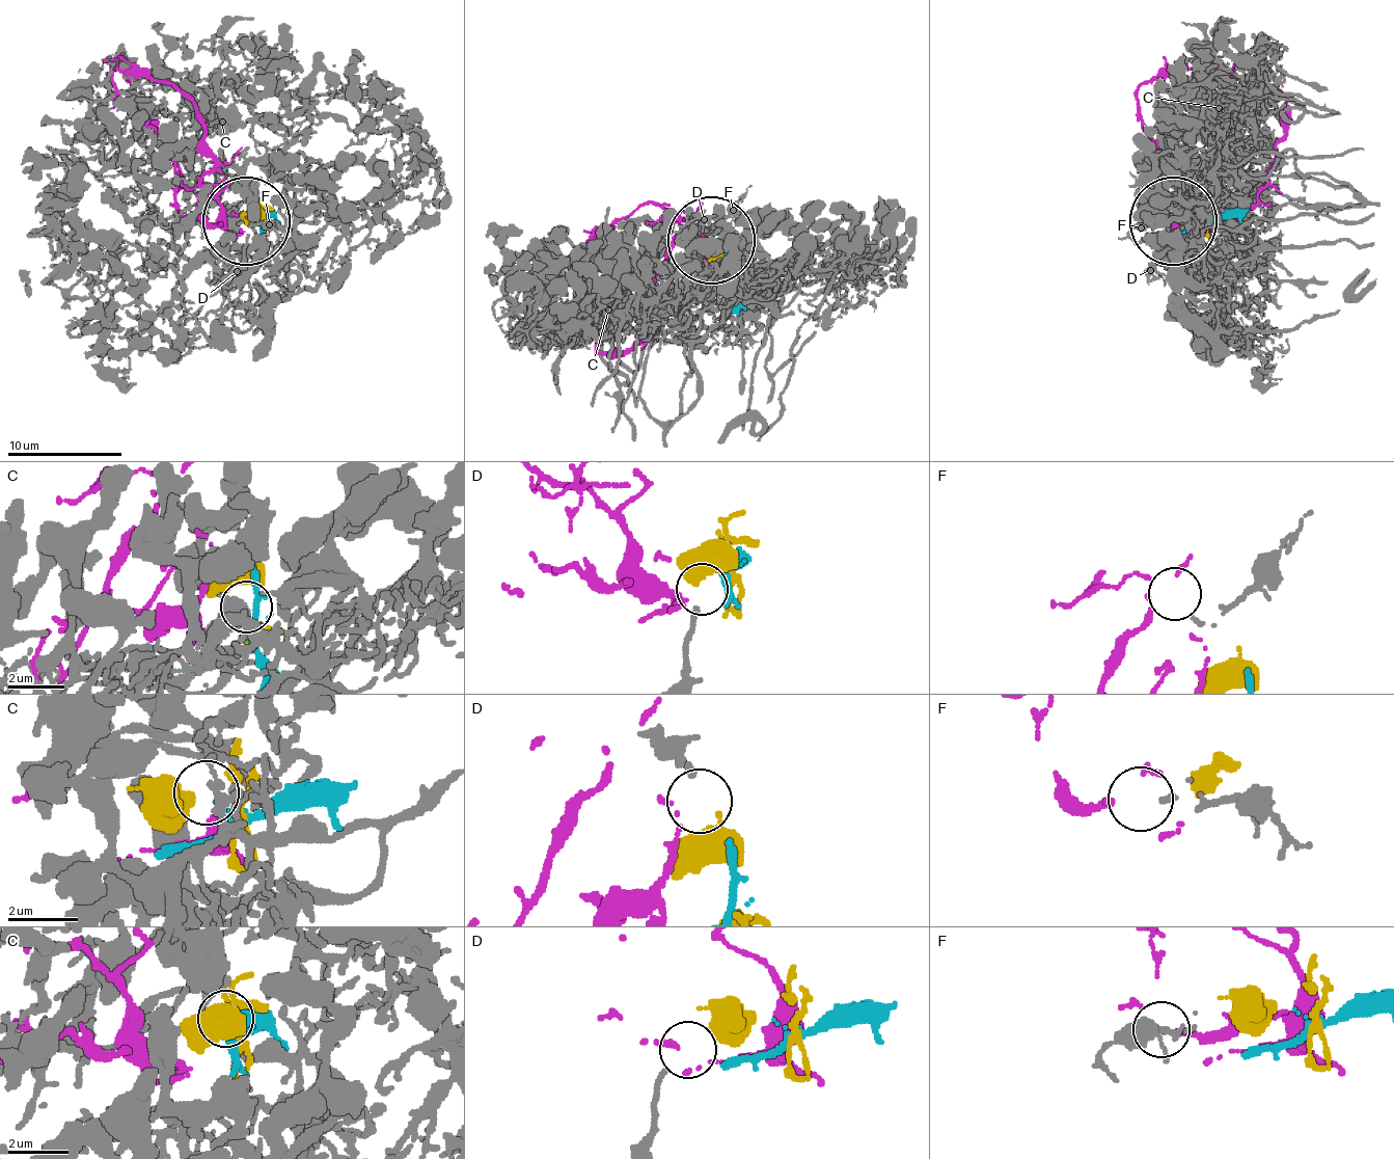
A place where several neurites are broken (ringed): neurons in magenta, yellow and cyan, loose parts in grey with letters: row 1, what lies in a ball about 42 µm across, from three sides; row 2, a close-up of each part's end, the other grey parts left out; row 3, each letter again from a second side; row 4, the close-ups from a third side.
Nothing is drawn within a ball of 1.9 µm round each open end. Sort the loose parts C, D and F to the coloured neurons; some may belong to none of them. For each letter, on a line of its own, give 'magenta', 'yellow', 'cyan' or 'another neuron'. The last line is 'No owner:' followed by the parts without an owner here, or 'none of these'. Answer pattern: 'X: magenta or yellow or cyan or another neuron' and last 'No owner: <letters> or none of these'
C: yellow
D: another neuron
F: magenta
No owner: D

